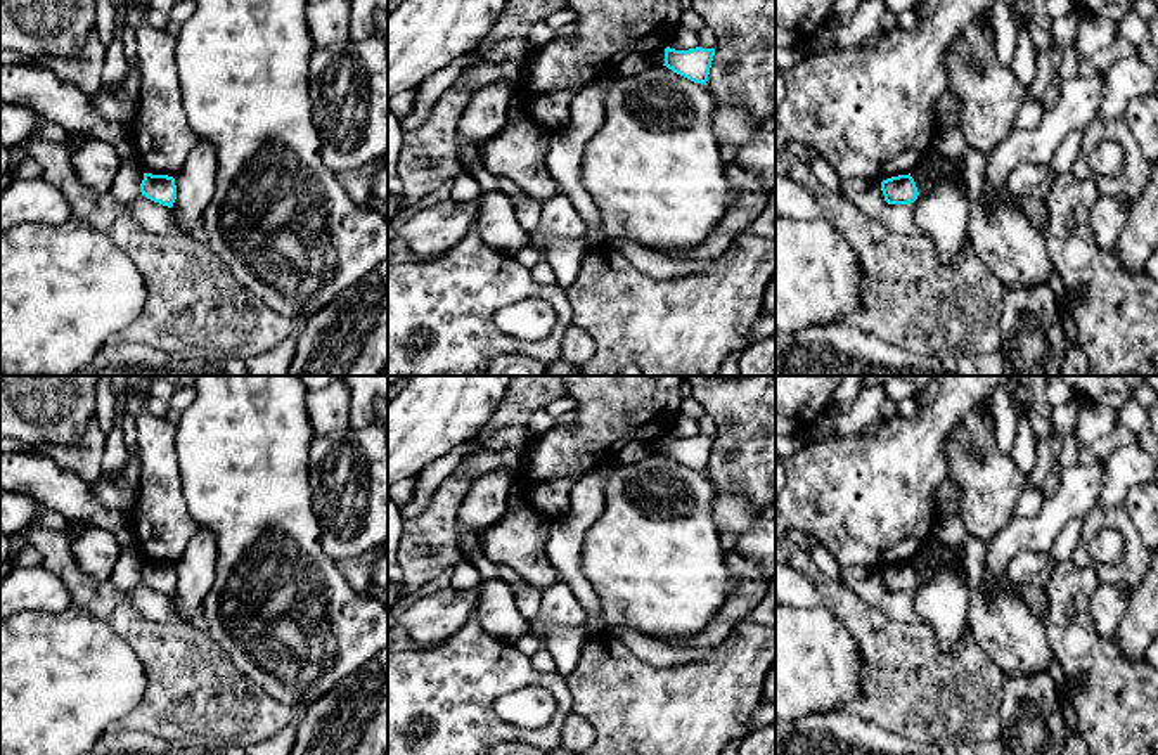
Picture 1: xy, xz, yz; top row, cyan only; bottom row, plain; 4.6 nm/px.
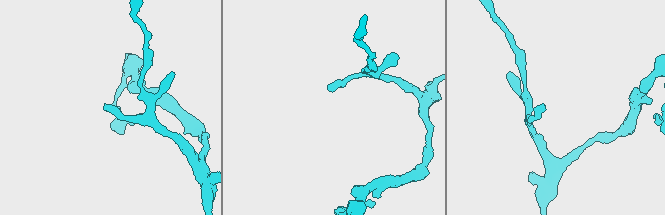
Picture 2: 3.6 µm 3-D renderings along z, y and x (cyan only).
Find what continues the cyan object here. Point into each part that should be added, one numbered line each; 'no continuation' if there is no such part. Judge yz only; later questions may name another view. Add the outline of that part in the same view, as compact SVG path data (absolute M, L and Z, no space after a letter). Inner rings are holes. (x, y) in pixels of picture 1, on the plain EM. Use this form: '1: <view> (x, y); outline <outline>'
no continuation

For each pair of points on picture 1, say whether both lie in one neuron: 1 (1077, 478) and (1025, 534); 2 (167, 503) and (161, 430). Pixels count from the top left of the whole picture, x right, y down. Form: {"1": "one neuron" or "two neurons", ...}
{"1": "one neuron", "2": "one neuron"}

